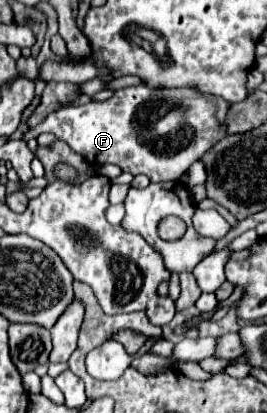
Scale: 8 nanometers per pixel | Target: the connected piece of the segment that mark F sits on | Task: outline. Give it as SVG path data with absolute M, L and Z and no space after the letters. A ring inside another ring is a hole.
M137 85L119 89L113 93L111 99L105 101L89 101L85 105L63 107L59 111L53 111L23 139L29 141L41 133L53 133L57 139L65 141L75 153L79 153L89 165L99 167L105 163L115 163L131 175L145 173L151 181L177 181L183 175L183 171L191 167L191 163L199 161L211 147L215 147L227 135L225 115L229 113L229 107L231 103L223 97L201 93L195 87L151 89L147 85Z

